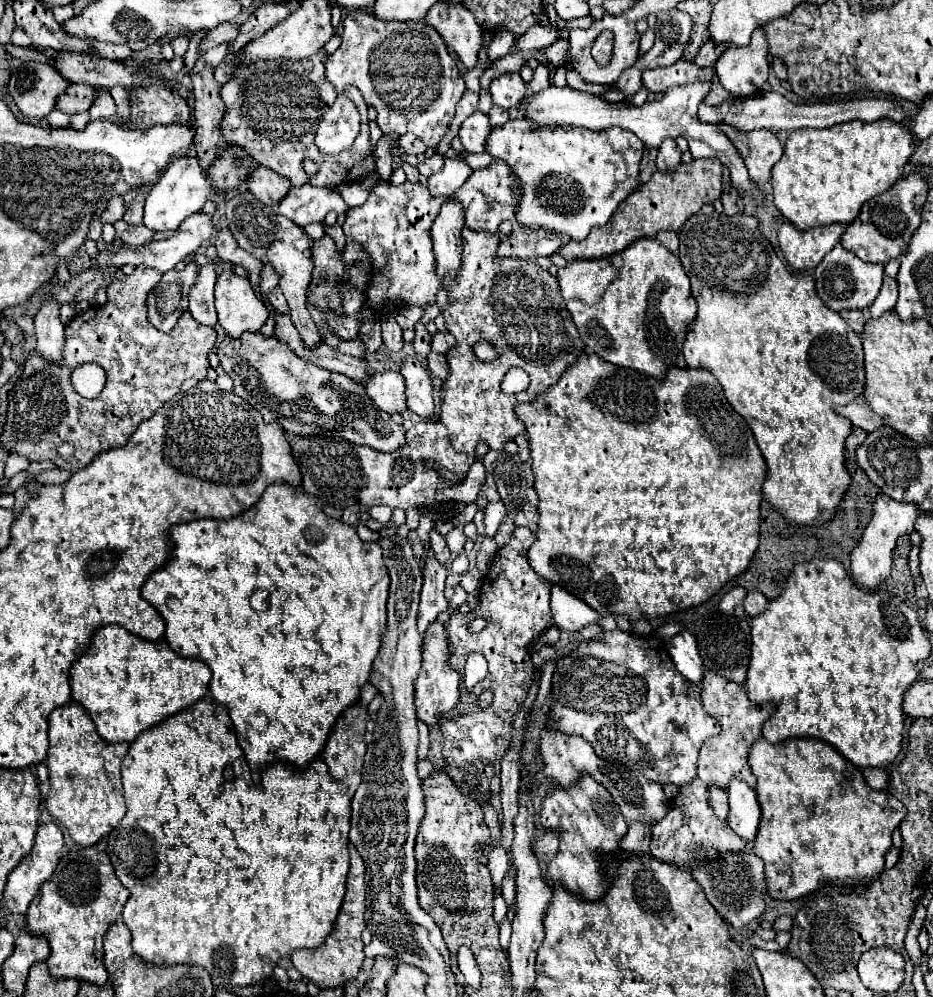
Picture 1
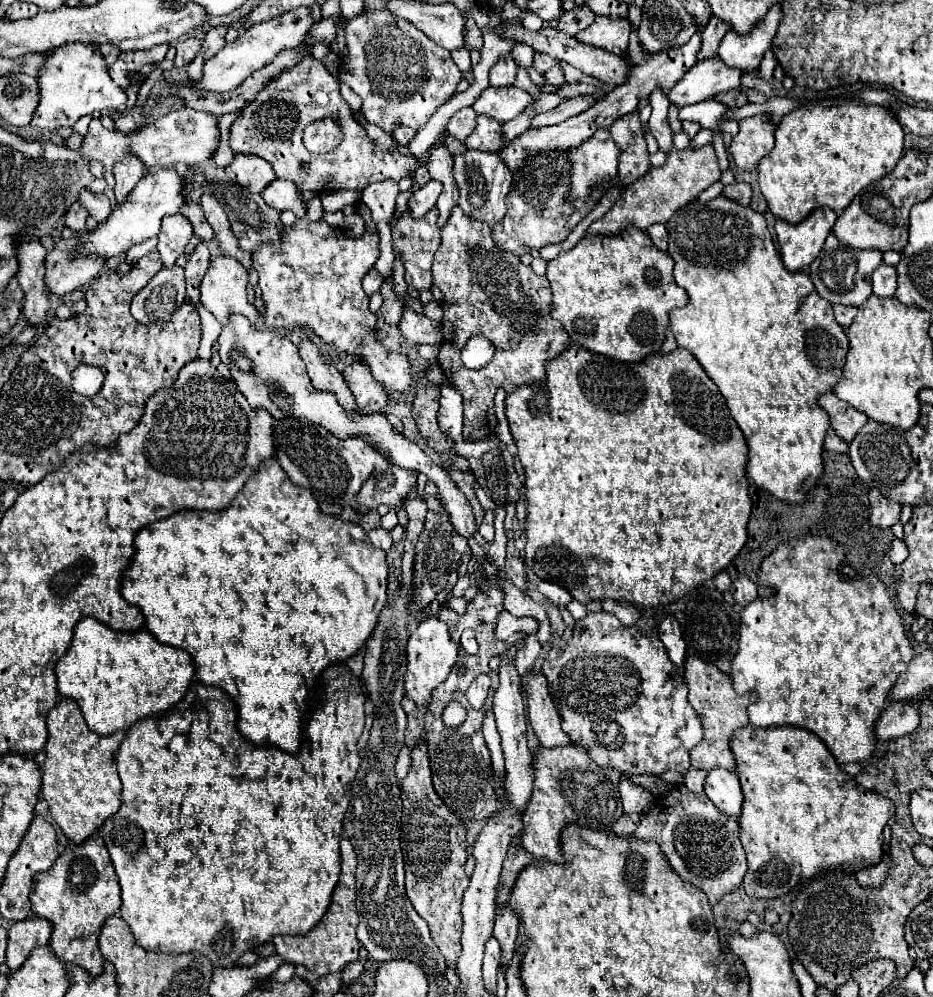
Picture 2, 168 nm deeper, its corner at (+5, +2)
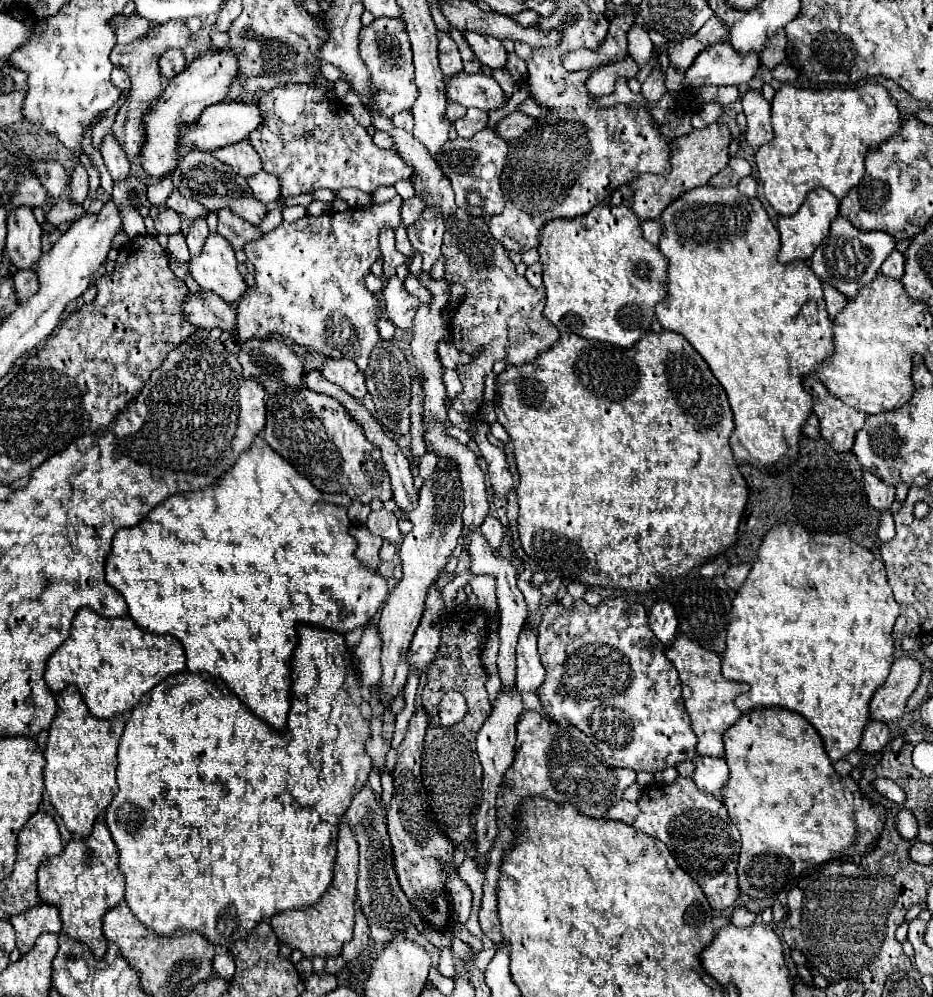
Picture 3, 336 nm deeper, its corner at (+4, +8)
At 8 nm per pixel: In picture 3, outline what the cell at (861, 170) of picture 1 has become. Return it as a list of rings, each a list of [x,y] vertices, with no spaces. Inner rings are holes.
[[[783,84],[771,102],[775,138],[757,150],[757,174],[763,180],[767,202],[777,214],[795,214],[807,194],[817,188],[827,188],[835,198],[843,198],[849,188],[865,176],[865,156],[879,148],[881,142],[899,134],[901,116],[887,88],[867,84],[863,88],[825,88],[813,90]]]

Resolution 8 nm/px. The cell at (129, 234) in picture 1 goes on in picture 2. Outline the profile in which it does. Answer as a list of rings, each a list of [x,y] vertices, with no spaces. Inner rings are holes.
[[[84,188],[78,196],[78,202],[90,212],[92,218],[96,218],[96,222],[104,222],[110,216],[110,200],[104,194],[94,194]]]

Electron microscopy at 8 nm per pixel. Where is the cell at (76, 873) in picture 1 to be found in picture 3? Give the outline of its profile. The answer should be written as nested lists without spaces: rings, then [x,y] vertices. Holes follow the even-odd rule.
[[[103,814],[97,816],[91,836],[83,840],[71,840],[59,856],[43,862],[39,866],[39,898],[45,904],[57,906],[63,928],[61,936],[69,940],[83,942],[91,948],[93,956],[101,960],[107,952],[107,940],[101,932],[101,922],[107,910],[115,908],[123,900],[123,876],[117,870],[117,848],[111,840],[109,828],[103,820]]]

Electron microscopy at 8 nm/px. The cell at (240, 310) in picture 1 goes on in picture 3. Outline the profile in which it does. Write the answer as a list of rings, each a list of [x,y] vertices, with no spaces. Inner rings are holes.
[[[209,234],[203,252],[191,258],[189,268],[193,280],[203,290],[211,290],[231,304],[239,302],[249,288],[237,270],[237,258],[231,244],[219,234]]]

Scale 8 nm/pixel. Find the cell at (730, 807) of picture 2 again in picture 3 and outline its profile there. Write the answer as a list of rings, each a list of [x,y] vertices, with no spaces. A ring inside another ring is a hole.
[[[697,756],[693,760],[695,764],[695,774],[693,774],[693,782],[703,790],[709,792],[713,796],[723,796],[723,790],[727,786],[729,780],[729,766],[723,758],[705,758],[705,756]]]

